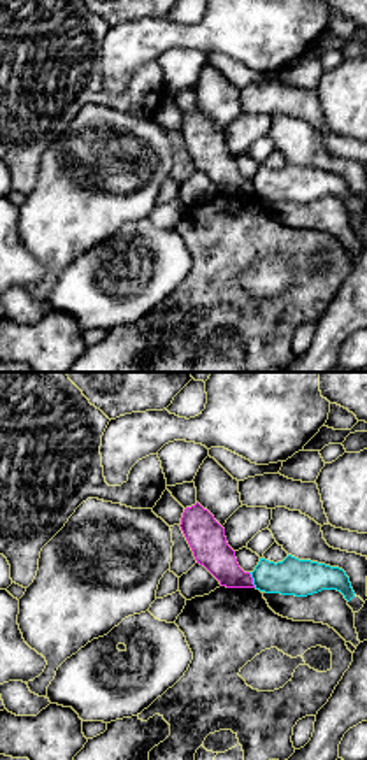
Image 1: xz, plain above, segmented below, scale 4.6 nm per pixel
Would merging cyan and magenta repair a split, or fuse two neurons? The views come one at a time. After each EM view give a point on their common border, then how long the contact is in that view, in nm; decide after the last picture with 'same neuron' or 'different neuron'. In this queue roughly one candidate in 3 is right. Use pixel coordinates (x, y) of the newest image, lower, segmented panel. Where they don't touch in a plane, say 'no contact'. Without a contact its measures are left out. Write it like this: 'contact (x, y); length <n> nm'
contact (253, 580); length 80 nm

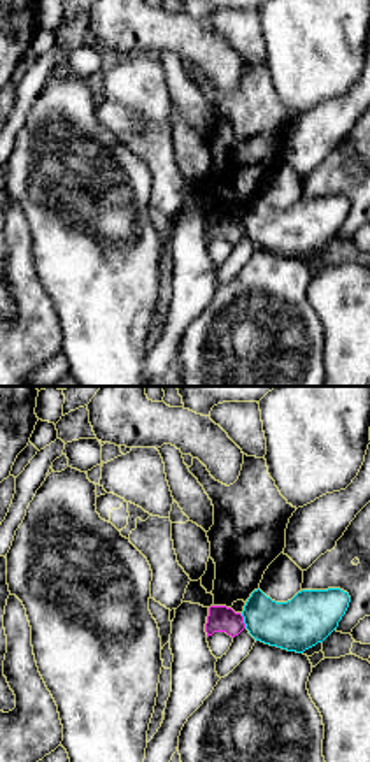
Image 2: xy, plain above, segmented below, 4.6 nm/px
contact (244, 622); length 70 nm

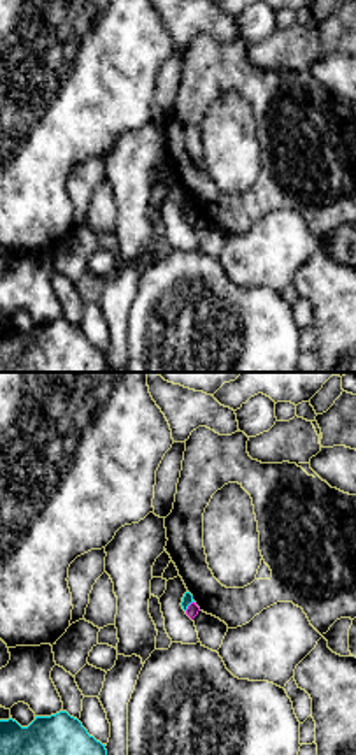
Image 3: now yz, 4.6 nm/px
contact (188, 604); length 60 nm

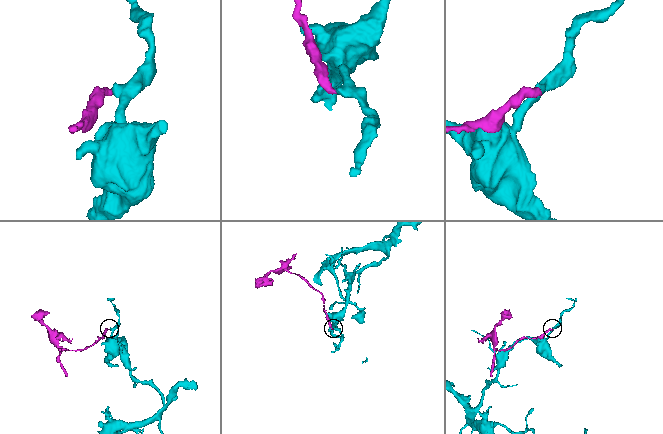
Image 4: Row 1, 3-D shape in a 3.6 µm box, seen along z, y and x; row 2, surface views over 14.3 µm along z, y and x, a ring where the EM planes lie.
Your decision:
different neuron

